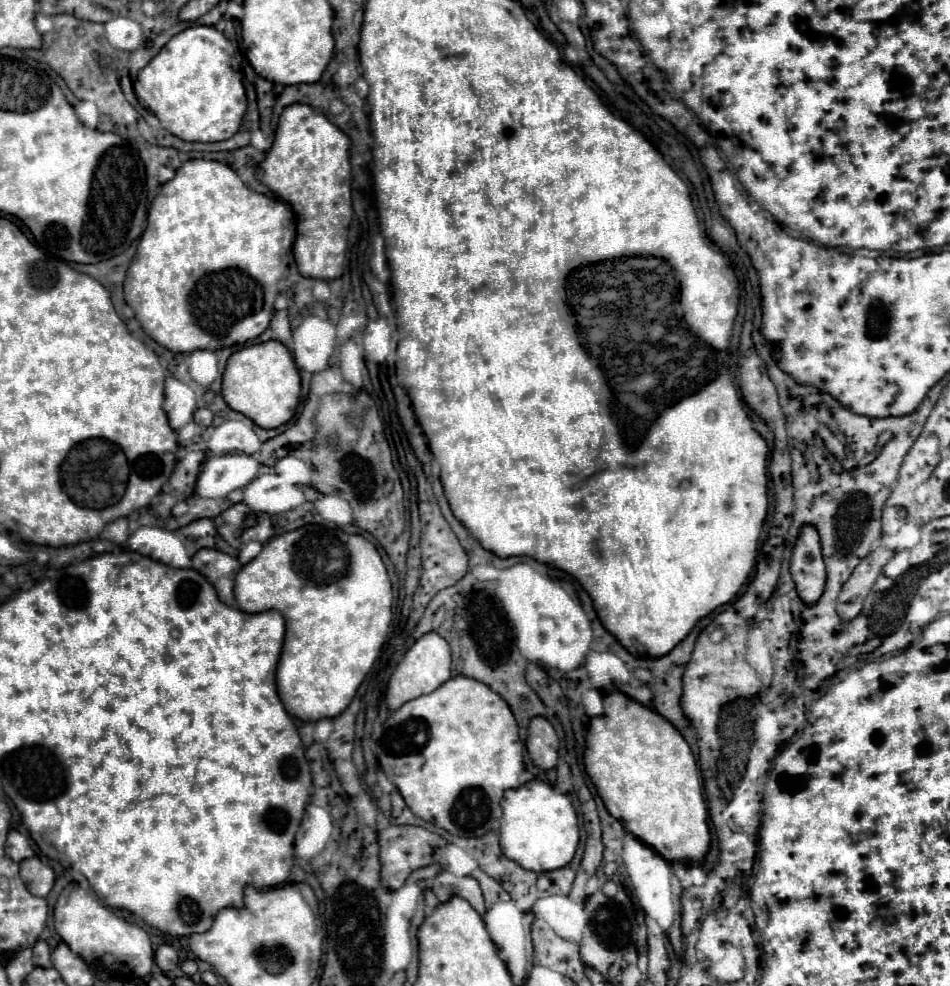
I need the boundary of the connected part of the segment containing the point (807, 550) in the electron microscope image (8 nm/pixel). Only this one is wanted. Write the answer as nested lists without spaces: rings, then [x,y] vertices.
[[[803,528],[799,534],[791,556],[791,576],[799,598],[807,606],[821,598],[825,590],[825,566],[815,528]]]

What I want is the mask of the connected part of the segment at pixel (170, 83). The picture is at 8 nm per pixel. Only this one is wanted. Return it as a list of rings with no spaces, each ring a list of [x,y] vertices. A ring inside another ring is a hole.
[[[193,25],[179,34],[175,34],[161,52],[139,72],[134,81],[134,92],[139,103],[149,108],[161,122],[161,126],[187,142],[221,142],[229,140],[241,126],[241,120],[247,110],[247,98],[240,70],[232,68],[232,42],[223,36],[223,32],[213,26]]]

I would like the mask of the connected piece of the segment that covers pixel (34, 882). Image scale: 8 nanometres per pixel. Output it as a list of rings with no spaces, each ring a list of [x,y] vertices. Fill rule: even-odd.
[[[33,856],[21,862],[21,880],[27,884],[27,890],[33,896],[47,896],[49,890],[53,888],[55,874],[47,864]]]

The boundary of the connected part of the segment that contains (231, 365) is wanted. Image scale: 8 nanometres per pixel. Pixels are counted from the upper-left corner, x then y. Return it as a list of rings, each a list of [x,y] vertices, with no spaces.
[[[263,342],[237,350],[227,360],[223,374],[223,398],[235,410],[261,428],[279,428],[295,414],[301,394],[301,378],[289,350],[281,342]]]

